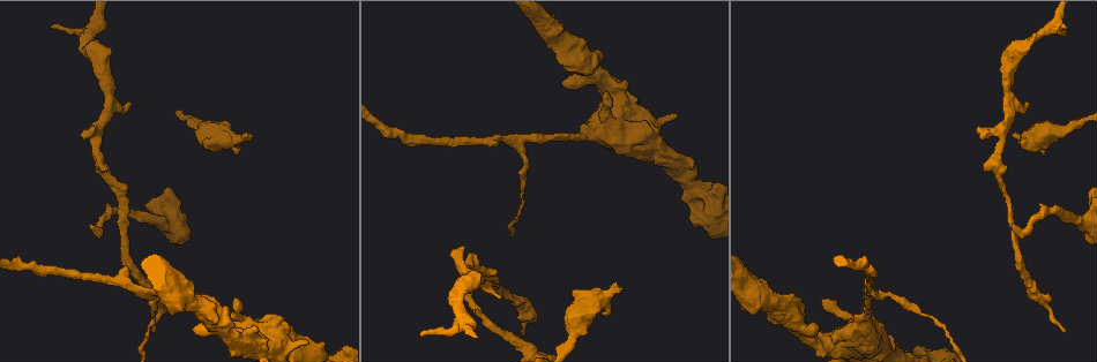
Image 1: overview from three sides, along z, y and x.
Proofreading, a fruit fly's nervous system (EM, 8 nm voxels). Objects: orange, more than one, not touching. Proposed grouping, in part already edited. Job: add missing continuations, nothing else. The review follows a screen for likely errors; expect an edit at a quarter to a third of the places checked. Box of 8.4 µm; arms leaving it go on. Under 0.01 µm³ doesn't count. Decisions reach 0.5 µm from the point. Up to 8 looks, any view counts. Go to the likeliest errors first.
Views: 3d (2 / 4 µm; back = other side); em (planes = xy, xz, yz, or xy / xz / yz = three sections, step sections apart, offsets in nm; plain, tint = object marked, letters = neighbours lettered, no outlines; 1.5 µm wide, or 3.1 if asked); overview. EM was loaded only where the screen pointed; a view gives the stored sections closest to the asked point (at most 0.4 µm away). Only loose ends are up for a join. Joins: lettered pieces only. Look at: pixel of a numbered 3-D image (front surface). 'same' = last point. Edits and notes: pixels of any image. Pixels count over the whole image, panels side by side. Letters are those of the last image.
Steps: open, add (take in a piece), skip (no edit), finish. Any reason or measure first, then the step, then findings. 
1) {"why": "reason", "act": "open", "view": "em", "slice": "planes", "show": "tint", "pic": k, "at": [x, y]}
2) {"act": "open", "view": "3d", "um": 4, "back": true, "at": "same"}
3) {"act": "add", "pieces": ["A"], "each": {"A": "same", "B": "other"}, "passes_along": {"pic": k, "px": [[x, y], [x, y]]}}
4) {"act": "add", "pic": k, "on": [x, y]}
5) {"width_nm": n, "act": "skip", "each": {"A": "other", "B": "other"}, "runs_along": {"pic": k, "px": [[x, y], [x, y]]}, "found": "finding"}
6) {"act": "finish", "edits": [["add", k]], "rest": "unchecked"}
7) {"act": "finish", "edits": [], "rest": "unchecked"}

{"why": "branch stops here", "act": "open", "view": "em", "slice": "planes", "show": "plain", "pic": 1, "at": [92, 225]}

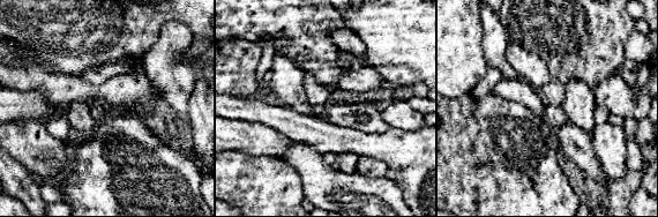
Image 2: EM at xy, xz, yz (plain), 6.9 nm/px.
{"act": "open", "view": "em", "slice": "planes", "show": "tint", "at": "same"}

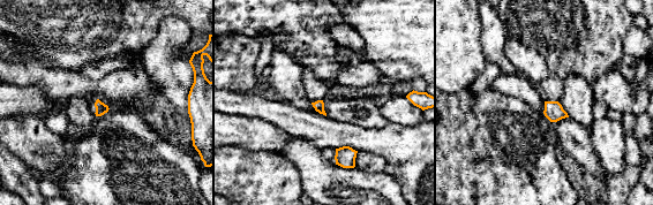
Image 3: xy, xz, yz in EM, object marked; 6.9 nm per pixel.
{"act": "open", "view": "em", "slice": "planes", "show": "letters", "at": "same"}

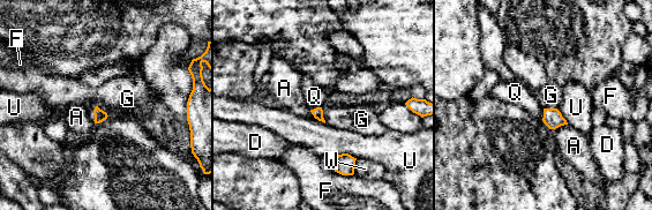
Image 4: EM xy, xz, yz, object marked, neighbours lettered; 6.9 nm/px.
{"act": "add", "pieces": ["Q"], "each": {"A": "other", "D": "other", "F": "other", "G": "other", "Q": "same", "U": "other", "W": "other"}, "passes_along": {"pic": 4, "px": [[99, 114], [94, 113], [90, 110]]}, "found": "it goes on there"}

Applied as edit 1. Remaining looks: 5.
{"why": "end of a long branch", "act": "open", "view": "3d", "um": 2, "pic": 1, "at": [521, 332]}

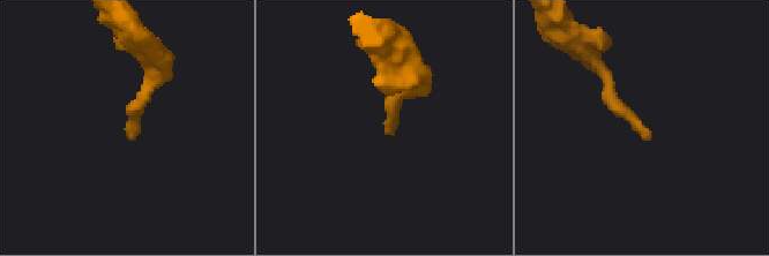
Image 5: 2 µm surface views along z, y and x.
{"act": "open", "view": "em", "slice": "planes", "show": "letters", "pic": 5, "at": [386, 129]}

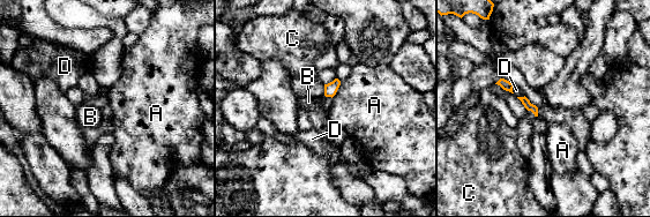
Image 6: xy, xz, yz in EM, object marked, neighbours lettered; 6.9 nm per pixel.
{"act": "skip", "each": {"A": "other", "B": "other", "C": "other", "D": "other"}, "border": {"pic": 6, "px": [[341, 82], [337, 91], [331, 97]]}, "found": "no lettered piece goes on from it"}

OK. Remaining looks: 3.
{"why": "stops while still wide", "act": "open", "view": "3d", "um": 2, "pic": 1, "at": [1019, 135]}

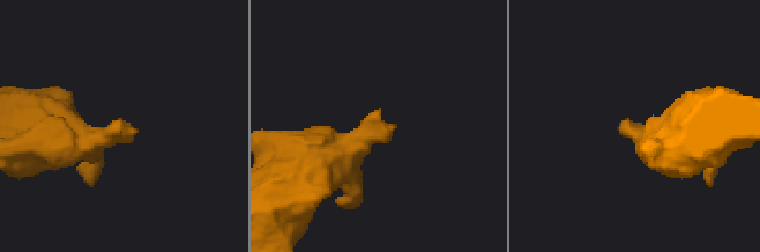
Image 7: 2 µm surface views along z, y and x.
{"why": "shape alone is not enough", "act": "open", "view": "em", "slice": "xz", "step": 4, "show": "letters", "pic": 7, "at": [634, 129]}

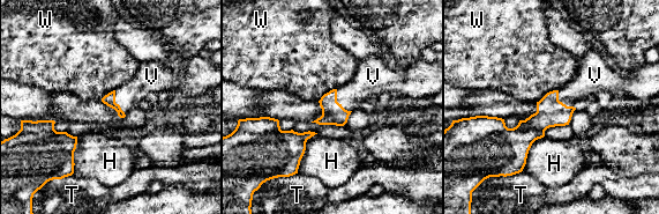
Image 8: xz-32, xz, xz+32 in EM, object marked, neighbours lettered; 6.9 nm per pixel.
{"act": "add", "pieces": ["V"], "each": {"H": "other", "T": "other", "V": "same", "W": "other"}, "passes_along": {"pic": 8, "px": [[332, 112], [337, 102], [366, 81]]}, "found": "the neuron continues"}

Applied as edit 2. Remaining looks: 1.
{"act": "finish", "edits": [["add", 4], ["add", 8]], "rest": "unchecked"}

